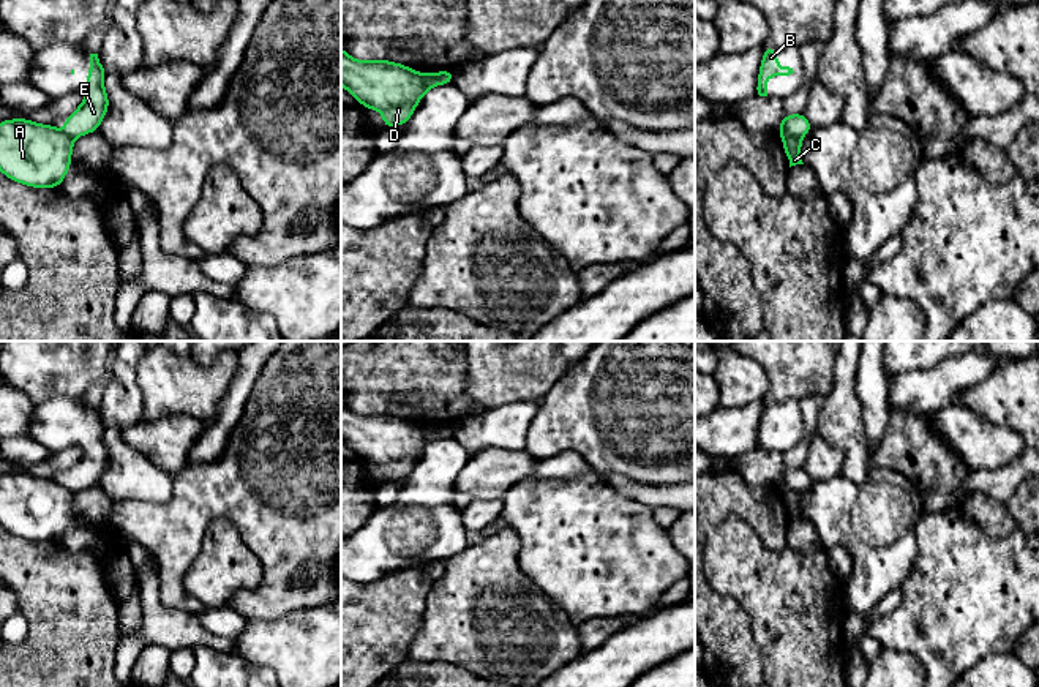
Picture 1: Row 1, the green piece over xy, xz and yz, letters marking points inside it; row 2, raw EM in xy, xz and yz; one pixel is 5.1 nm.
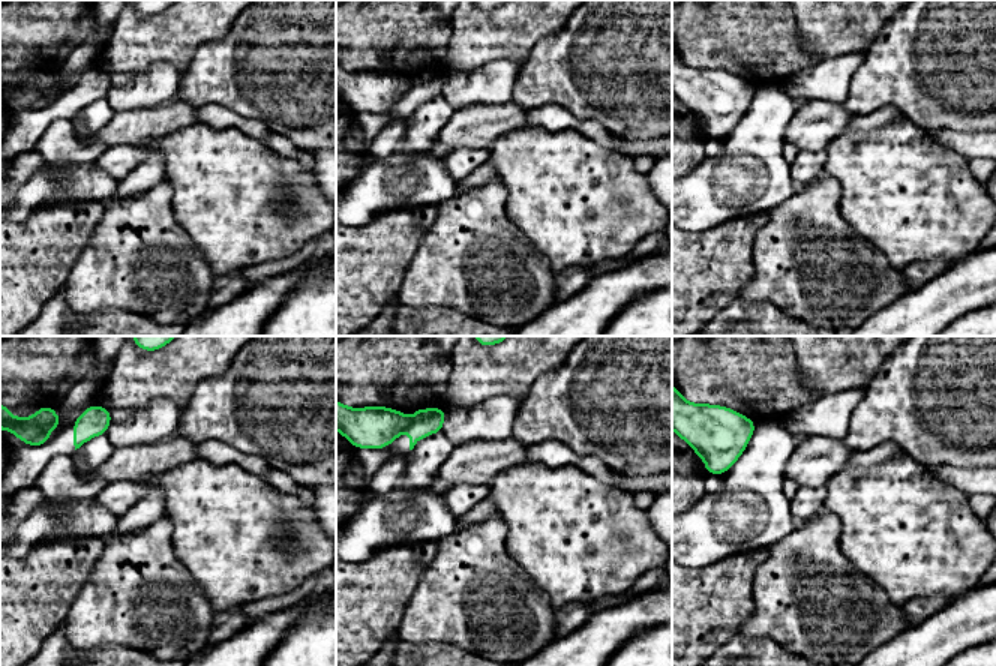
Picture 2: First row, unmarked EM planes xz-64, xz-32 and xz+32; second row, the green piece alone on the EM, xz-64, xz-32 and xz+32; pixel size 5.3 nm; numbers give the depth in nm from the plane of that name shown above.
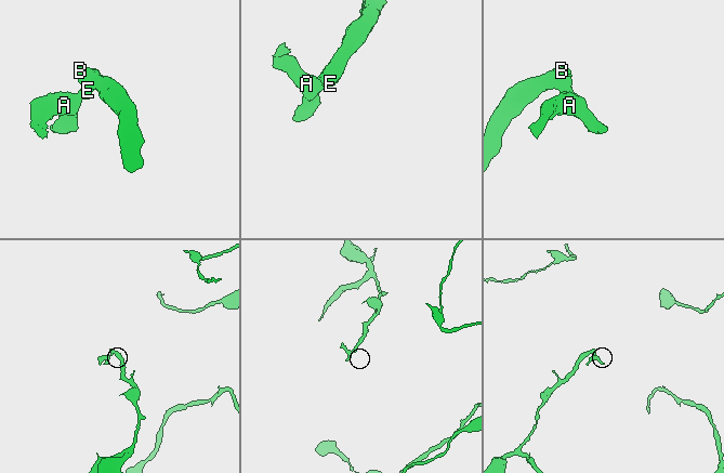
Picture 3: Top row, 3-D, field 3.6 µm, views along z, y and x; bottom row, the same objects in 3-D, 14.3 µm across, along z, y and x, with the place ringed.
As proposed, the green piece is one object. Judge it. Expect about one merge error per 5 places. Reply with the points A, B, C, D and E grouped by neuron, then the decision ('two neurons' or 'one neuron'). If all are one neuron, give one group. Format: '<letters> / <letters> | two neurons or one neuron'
A C D / B E | two neurons

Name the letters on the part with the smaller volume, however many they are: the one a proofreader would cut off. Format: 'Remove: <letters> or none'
Remove: A, C, D

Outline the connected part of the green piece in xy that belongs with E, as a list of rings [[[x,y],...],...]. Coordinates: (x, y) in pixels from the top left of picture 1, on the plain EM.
[[[90,407],[90,425],[87,426],[87,449],[81,460],[65,471],[65,488],[76,493],[82,488],[98,485],[106,466],[109,464],[109,450],[104,444],[106,425],[98,407]]]

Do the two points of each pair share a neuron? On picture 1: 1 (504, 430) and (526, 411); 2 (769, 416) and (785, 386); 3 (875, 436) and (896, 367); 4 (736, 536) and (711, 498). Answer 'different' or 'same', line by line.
1: same
2: different
3: different
4: different

